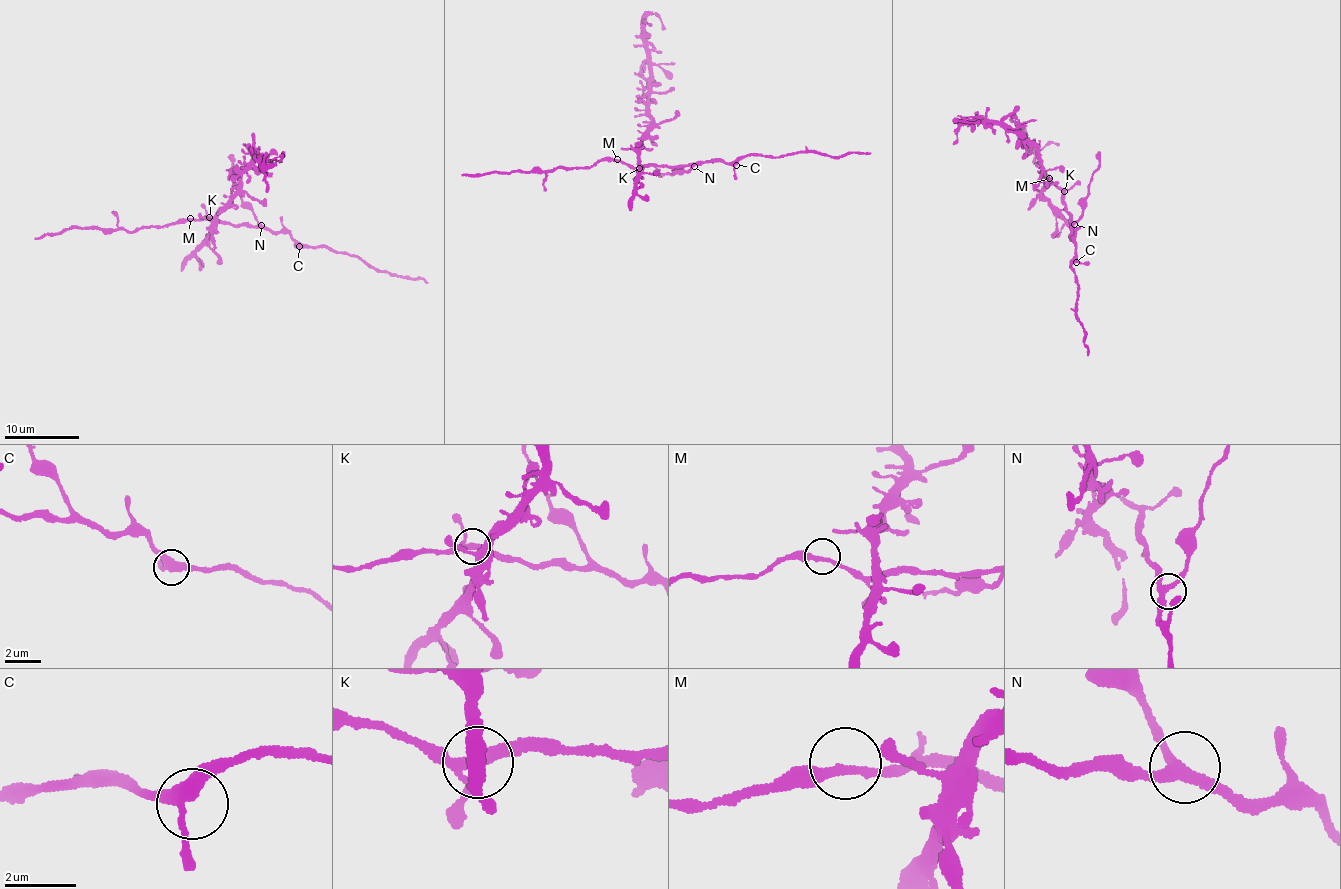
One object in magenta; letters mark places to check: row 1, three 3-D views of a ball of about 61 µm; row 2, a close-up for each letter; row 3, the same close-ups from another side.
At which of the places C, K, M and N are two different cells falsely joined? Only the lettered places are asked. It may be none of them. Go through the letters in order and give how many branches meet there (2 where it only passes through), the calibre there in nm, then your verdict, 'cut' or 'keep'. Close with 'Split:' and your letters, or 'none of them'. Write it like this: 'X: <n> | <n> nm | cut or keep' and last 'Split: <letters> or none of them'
C: 3 | 320 nm | keep
K: 3 | 280 nm | keep
M: 2 | 240 nm | keep
N: 3 | 280 nm | keep
Split: none of them

